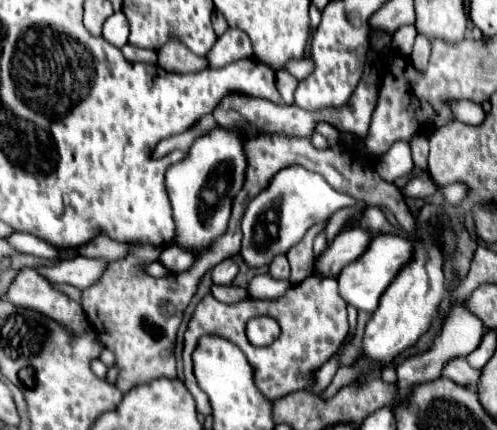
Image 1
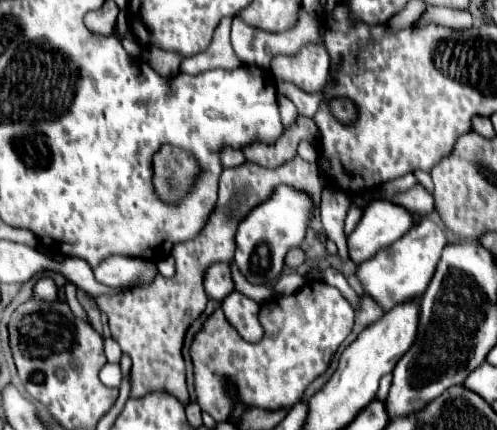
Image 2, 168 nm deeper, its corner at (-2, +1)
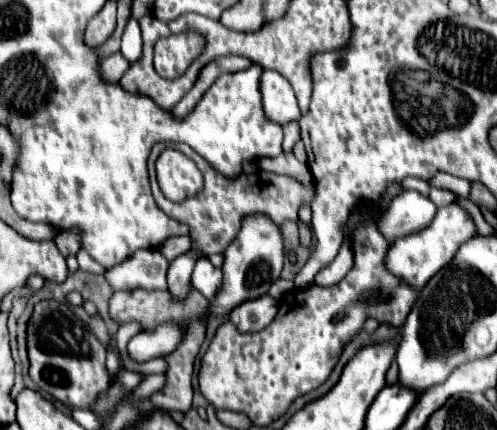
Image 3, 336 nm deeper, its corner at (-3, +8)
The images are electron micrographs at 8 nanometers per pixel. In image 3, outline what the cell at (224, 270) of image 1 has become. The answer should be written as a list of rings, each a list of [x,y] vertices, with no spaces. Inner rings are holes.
[[[206,256],[200,258],[200,260],[196,262],[194,272],[192,272],[192,286],[194,286],[204,298],[212,300],[212,298],[216,296],[220,284],[222,284],[222,272],[220,272],[220,268],[214,268]]]

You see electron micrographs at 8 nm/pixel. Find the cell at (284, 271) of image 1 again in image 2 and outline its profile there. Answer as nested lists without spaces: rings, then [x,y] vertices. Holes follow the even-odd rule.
[[[299,247],[291,249],[291,251],[287,253],[287,257],[285,257],[285,265],[291,267],[291,269],[297,269],[303,261],[305,261],[305,255],[303,255],[303,251],[301,251]]]

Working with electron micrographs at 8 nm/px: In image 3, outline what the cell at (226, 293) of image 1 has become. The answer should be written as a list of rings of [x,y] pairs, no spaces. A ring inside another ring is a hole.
[[[266,294],[234,308],[230,312],[230,322],[240,332],[258,332],[272,322],[276,312],[278,312],[278,300]]]

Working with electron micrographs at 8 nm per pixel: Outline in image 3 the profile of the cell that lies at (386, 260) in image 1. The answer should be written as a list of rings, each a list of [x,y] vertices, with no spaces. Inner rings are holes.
[[[458,204],[444,206],[444,208],[438,210],[436,218],[432,220],[432,224],[428,228],[392,242],[388,256],[386,256],[386,266],[392,270],[392,274],[406,280],[412,288],[420,290],[438,270],[442,270],[454,258],[456,250],[466,240],[474,238],[476,234],[478,234],[476,224],[462,206],[458,206]]]

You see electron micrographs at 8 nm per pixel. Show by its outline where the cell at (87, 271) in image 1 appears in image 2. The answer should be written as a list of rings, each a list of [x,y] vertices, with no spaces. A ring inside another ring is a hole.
[[[107,257],[93,269],[95,279],[109,287],[135,287],[147,285],[157,275],[155,263],[147,265],[145,259],[139,257]]]

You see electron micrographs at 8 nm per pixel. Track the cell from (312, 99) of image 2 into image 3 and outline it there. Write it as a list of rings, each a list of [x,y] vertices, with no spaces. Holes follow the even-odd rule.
[[[272,70],[262,72],[260,94],[262,94],[264,116],[270,122],[278,126],[286,126],[288,122],[300,120],[300,108],[296,104],[292,86],[278,72],[272,72]]]

